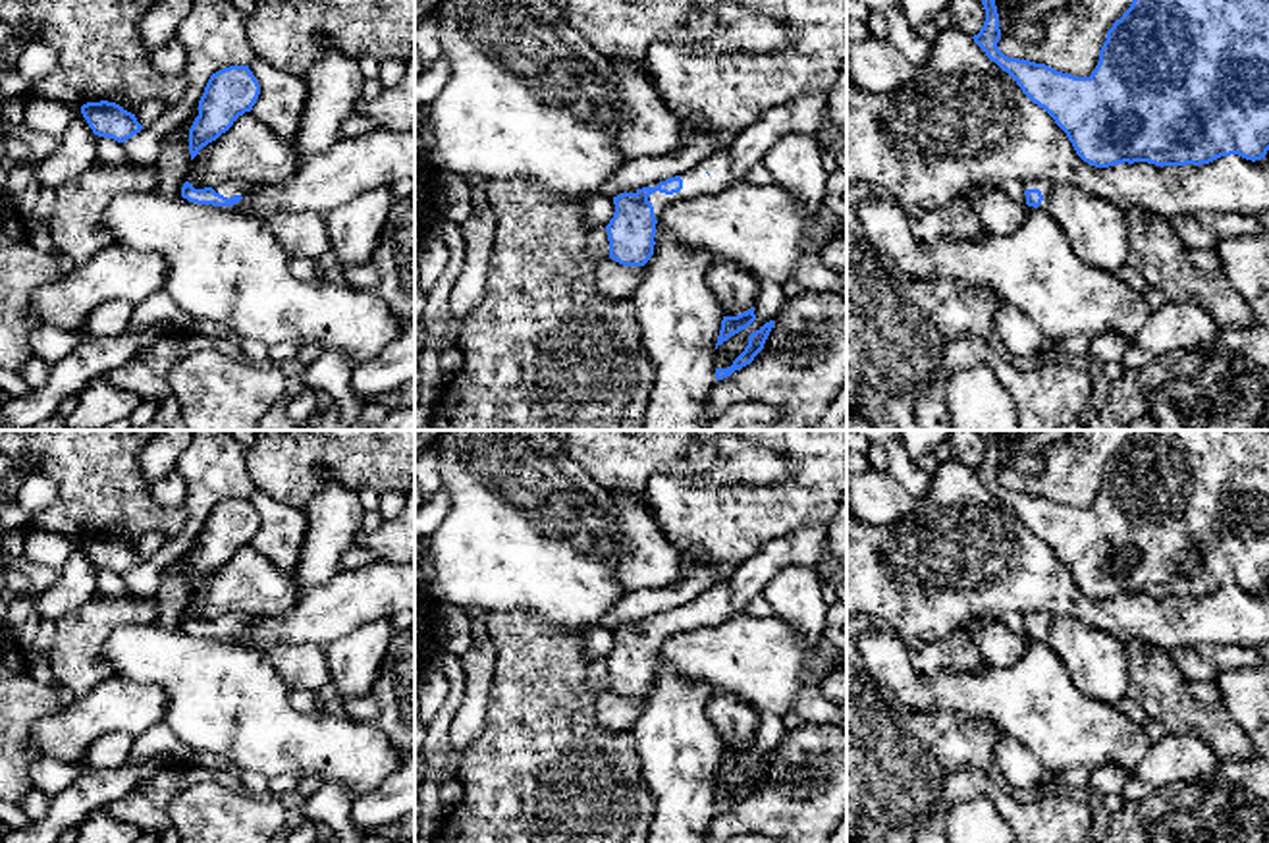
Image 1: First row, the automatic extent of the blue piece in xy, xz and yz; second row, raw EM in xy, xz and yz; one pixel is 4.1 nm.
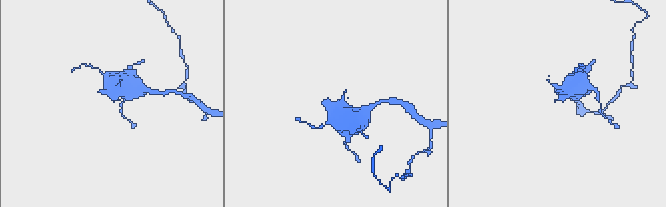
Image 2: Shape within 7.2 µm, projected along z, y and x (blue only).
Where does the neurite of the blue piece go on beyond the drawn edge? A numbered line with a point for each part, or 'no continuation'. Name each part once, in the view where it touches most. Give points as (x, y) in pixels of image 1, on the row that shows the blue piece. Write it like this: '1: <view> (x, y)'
1: xz (718, 164)

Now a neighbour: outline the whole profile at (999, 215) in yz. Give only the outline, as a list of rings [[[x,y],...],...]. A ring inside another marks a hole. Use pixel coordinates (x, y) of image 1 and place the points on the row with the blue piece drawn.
[[[974,187],[962,195],[993,235],[1014,233],[1026,216],[1028,204],[1011,201],[1001,189]]]

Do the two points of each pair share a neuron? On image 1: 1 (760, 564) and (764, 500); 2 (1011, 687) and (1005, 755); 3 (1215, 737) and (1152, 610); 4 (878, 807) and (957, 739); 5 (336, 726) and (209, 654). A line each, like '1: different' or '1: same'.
1: different
2: different
3: different
4: same
5: same

